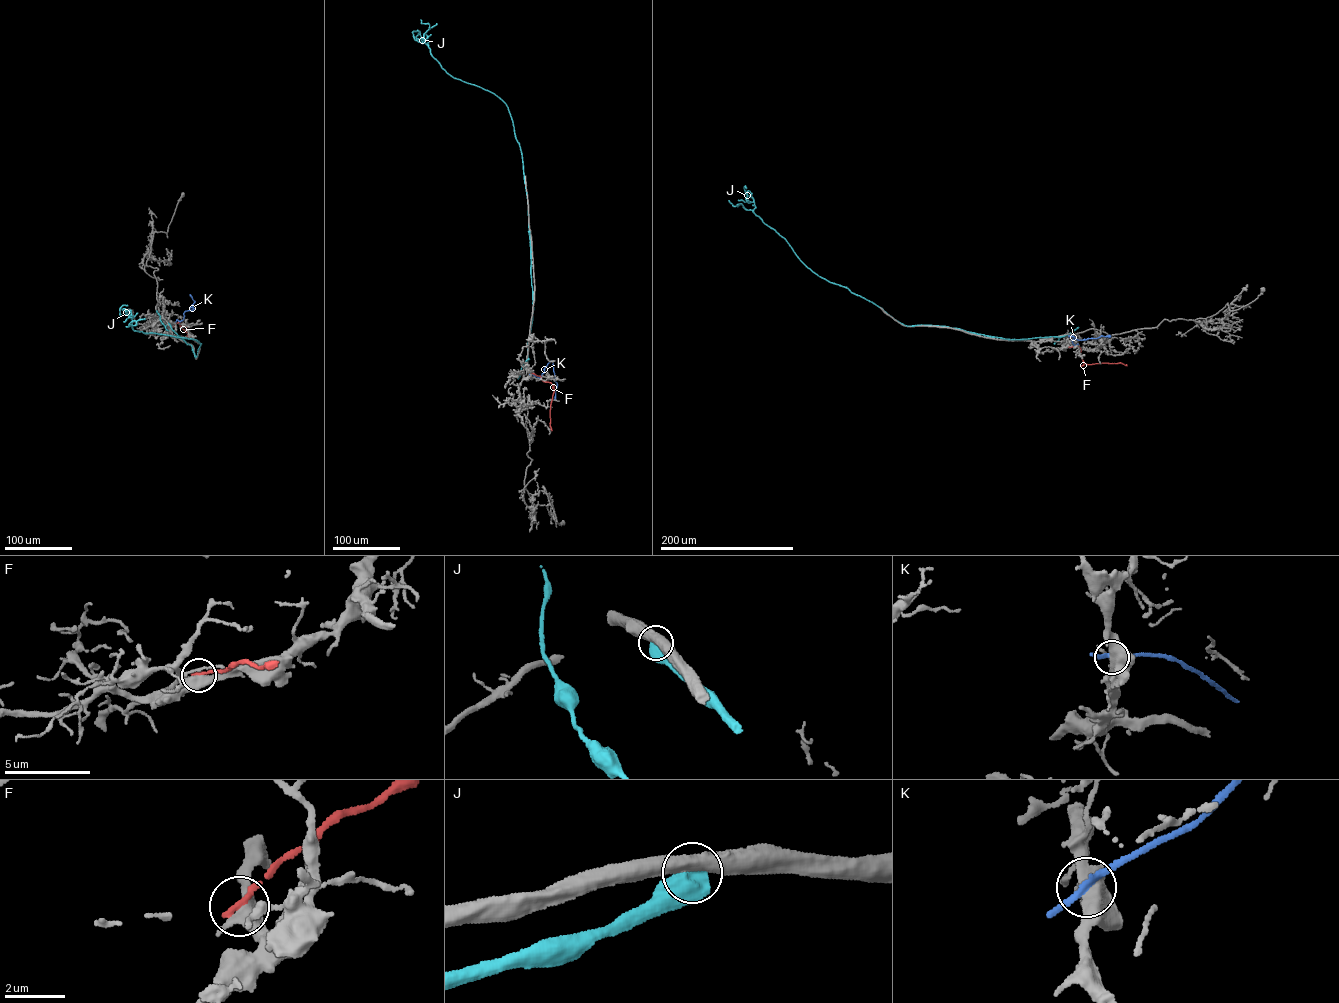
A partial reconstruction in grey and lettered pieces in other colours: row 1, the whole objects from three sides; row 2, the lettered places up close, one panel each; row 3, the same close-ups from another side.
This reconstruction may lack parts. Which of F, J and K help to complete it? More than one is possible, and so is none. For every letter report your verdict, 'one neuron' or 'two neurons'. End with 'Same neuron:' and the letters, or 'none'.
F: two neurons
J: two neurons
K: two neurons
Same neuron: none

